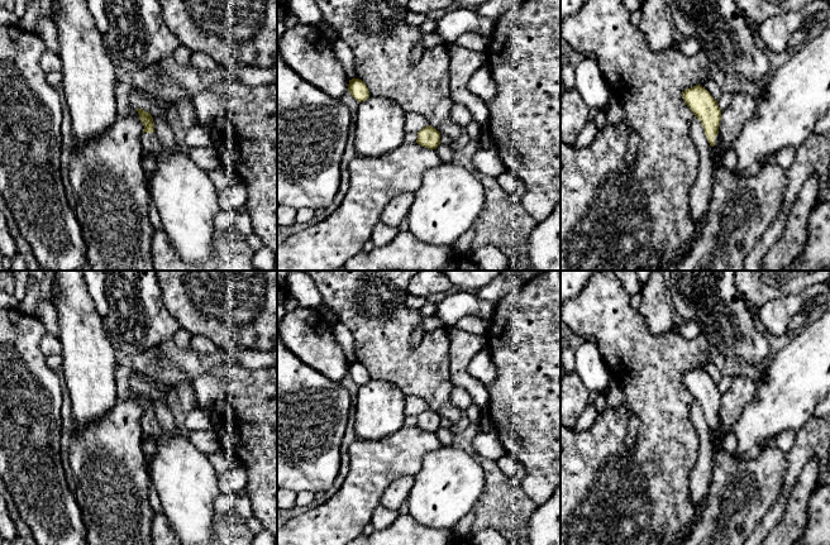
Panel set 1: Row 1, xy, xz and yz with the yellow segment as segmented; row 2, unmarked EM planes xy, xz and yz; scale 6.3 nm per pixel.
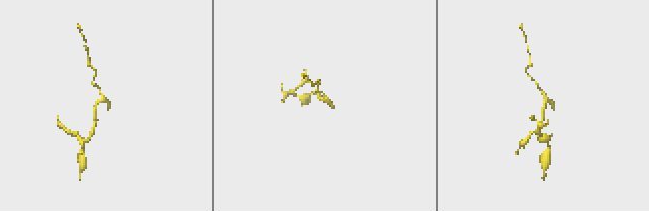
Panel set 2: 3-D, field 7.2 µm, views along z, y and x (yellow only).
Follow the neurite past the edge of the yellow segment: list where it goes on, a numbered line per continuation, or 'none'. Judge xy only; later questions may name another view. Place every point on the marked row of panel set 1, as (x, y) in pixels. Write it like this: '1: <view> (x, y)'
1: xy (186, 200)

